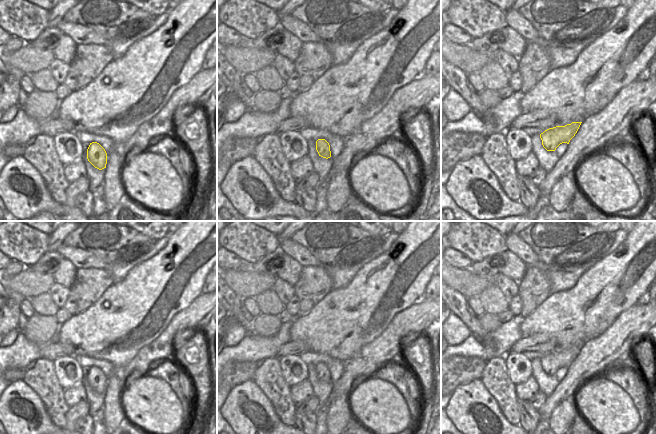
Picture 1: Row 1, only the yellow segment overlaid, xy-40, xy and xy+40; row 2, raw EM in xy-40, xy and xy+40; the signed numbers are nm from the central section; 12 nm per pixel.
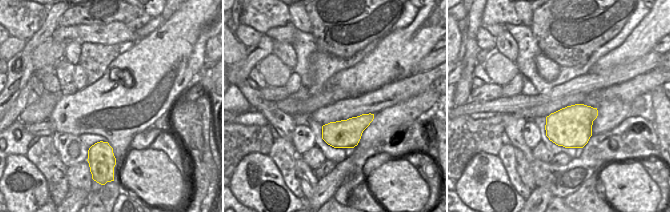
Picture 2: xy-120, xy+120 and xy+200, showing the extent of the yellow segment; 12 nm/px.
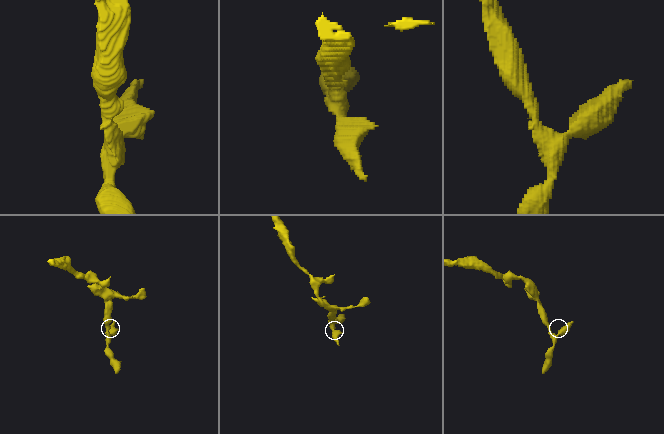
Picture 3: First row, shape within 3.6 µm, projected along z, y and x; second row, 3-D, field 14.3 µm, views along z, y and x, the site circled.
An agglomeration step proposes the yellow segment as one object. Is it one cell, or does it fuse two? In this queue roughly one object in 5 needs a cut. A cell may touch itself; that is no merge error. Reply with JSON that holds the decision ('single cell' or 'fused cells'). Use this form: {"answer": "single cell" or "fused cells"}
{"answer": "single cell"}

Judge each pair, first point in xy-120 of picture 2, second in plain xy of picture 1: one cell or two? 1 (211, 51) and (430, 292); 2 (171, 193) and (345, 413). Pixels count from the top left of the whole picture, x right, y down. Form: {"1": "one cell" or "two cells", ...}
{"1": "one cell", "2": "two cells"}

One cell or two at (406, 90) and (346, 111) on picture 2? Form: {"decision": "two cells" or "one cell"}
{"decision": "one cell"}

